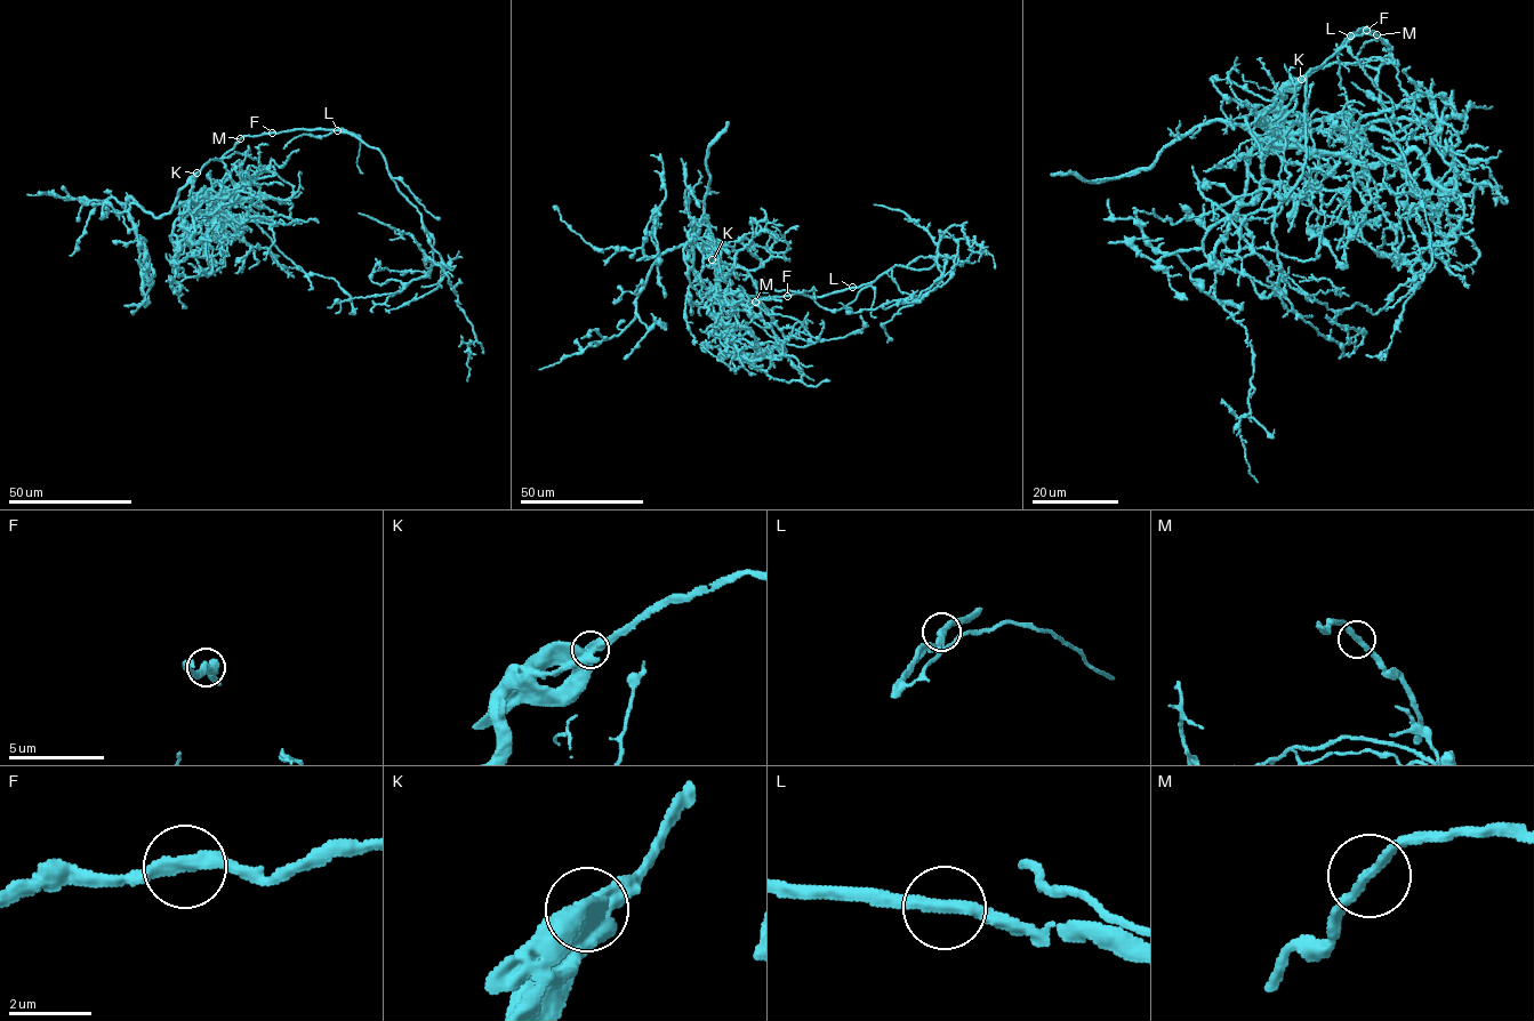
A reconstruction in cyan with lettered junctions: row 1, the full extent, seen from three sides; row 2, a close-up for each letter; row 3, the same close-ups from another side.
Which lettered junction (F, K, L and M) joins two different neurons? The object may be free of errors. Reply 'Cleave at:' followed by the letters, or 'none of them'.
Cleave at: K

